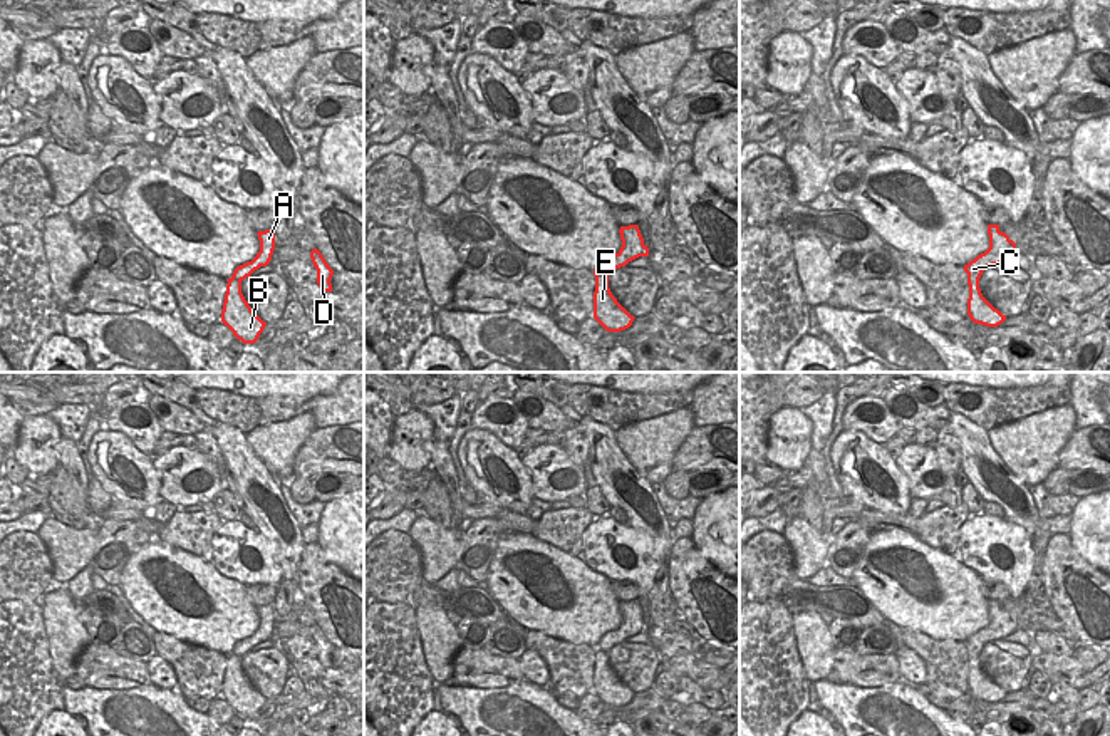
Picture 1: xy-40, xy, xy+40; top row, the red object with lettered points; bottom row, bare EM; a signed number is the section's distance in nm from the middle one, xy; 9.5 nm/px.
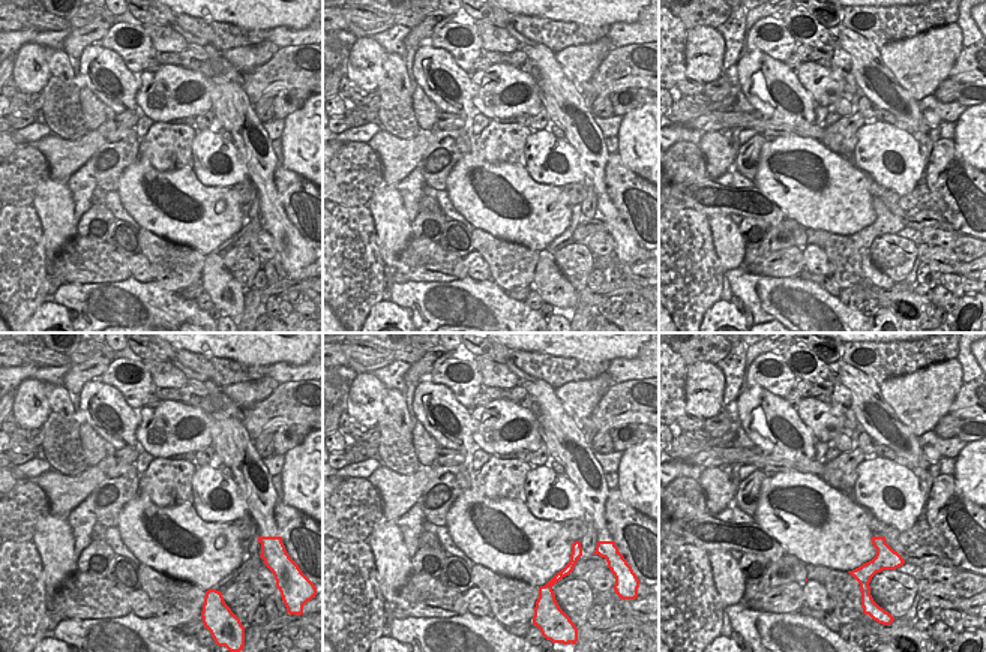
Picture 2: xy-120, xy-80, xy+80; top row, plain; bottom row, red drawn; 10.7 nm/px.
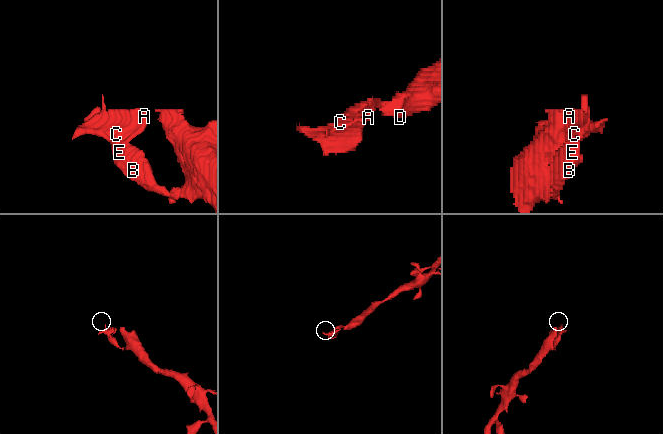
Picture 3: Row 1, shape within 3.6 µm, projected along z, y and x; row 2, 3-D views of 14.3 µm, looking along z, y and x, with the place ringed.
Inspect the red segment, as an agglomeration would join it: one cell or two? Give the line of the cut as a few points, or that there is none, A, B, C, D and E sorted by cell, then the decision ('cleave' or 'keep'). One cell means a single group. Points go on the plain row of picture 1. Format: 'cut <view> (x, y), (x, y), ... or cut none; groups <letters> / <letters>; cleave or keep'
cut none; groups A B C D E; keep

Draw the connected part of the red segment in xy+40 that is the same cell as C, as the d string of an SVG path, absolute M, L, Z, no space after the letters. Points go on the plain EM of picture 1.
M988 600L989 624L964 640L967 649L969 674L967 691L974 699L998 702L1006 696L981 669L979 654L988 642L1004 639L1018 629L1016 619L999 605L999 600Z

